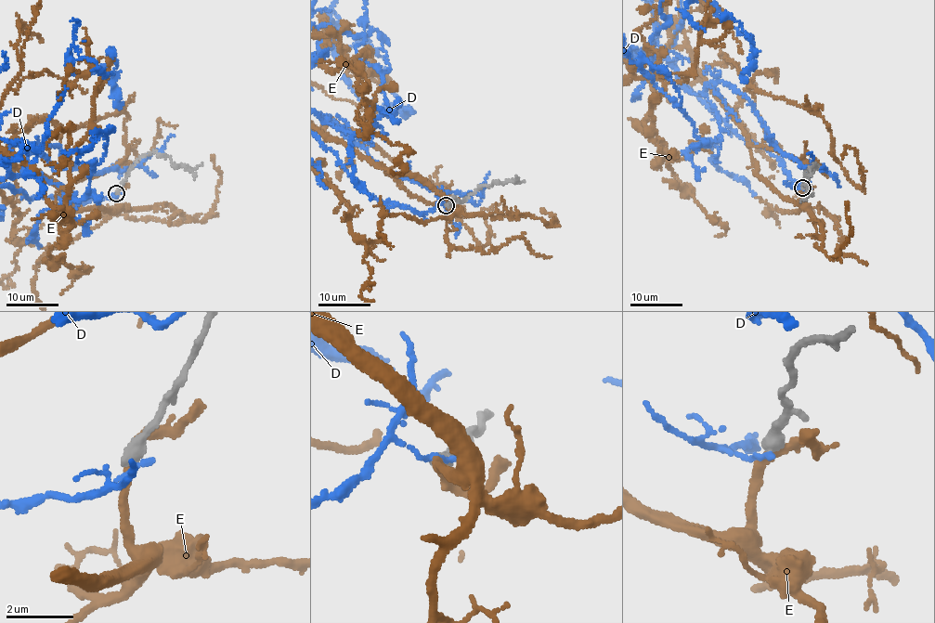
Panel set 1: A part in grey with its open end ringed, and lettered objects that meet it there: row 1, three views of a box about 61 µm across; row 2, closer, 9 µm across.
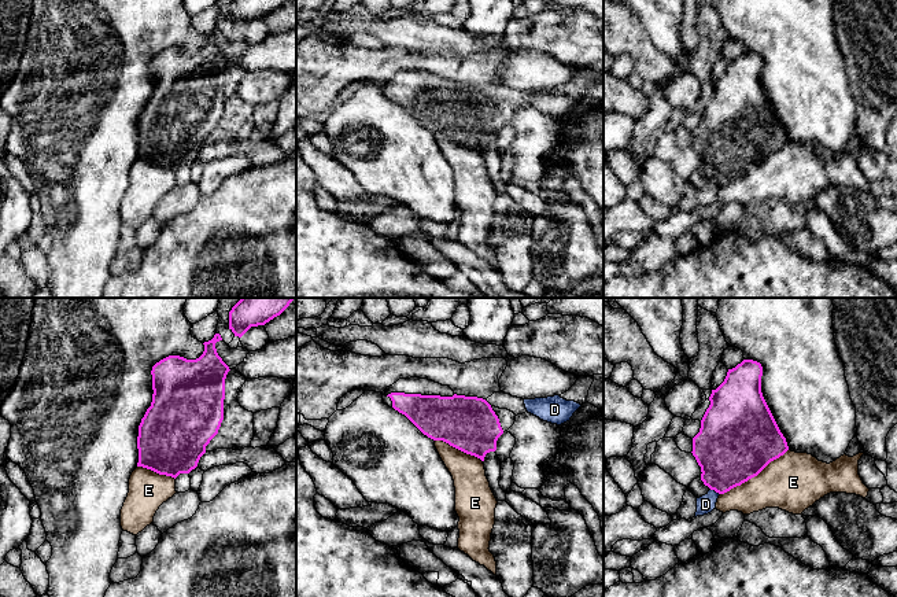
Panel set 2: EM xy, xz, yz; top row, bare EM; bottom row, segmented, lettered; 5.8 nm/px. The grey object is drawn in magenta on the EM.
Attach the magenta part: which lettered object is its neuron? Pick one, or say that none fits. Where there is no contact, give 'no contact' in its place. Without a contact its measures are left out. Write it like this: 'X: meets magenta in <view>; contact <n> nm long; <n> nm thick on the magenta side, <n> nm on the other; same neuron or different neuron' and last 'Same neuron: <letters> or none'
D: meets magenta in yz; contact 80 nm long; 400 nm thick on the magenta side, 110 nm on the other; different neuron
E: meets magenta in yz; contact 480 nm long; 460 nm thick on the magenta side, 340 nm on the other; different neuron
Same neuron: none

